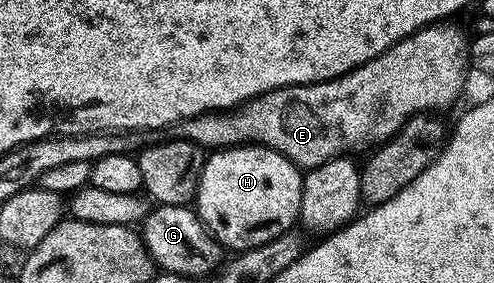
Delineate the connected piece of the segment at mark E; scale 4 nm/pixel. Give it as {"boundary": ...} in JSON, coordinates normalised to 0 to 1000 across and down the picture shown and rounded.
{"boundary":[[[923,74],[870,81],[682,279],[662,279],[658,293],[607,293],[599,307],[565,307],[540,322],[536,336],[520,336],[476,385],[431,392],[370,424],[370,488],[415,527],[488,512],[551,519],[609,597],[630,597],[670,562],[690,558],[698,541],[713,541],[704,534],[743,537],[802,481],[820,435],[842,406],[887,399],[883,392],[933,346],[939,279],[951,240],[951,124],[915,78]]]}

